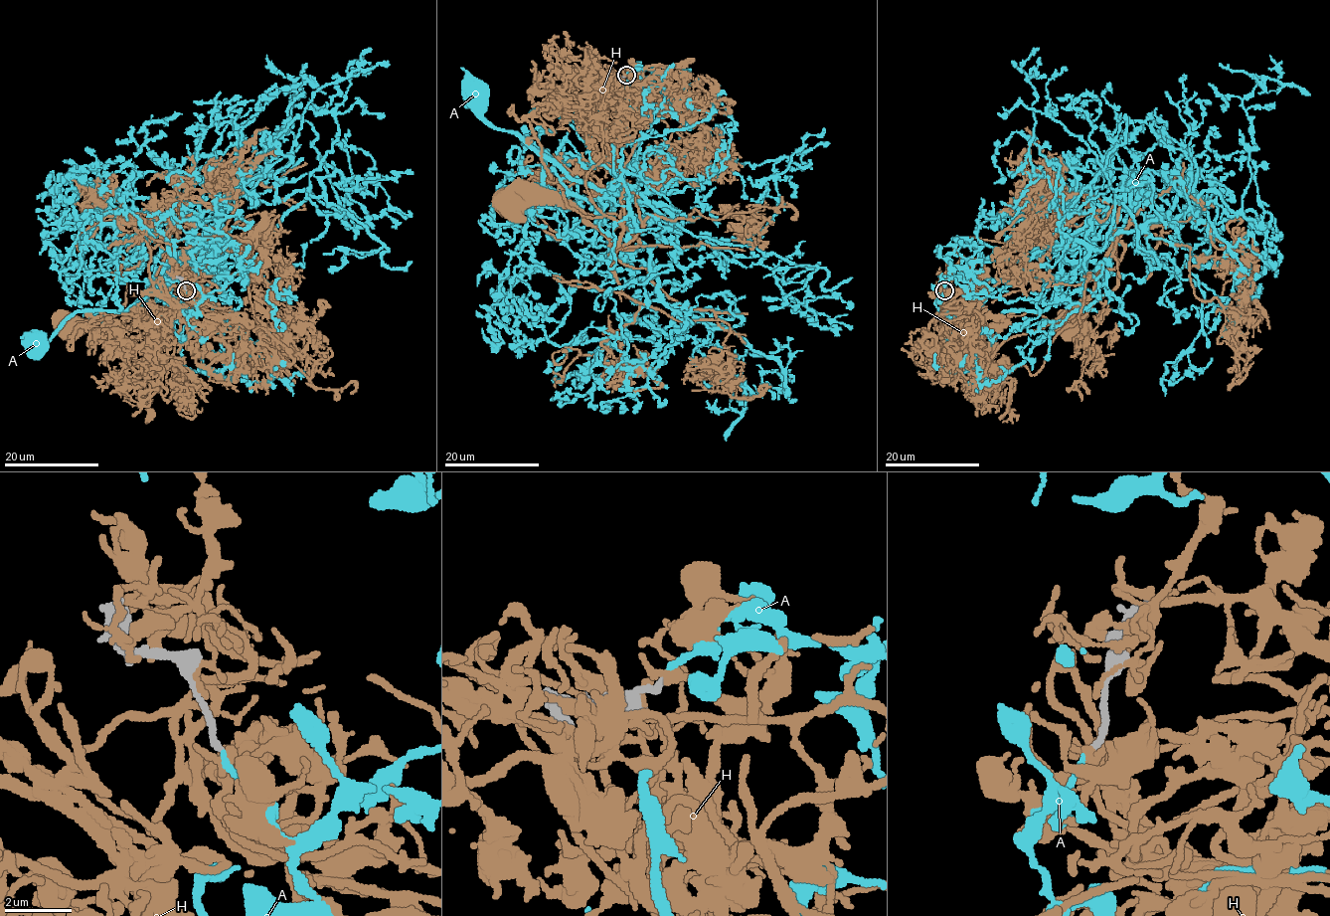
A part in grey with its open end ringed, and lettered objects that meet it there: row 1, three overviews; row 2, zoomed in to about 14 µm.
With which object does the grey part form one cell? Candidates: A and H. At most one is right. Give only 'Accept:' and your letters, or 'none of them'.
Accept: A

